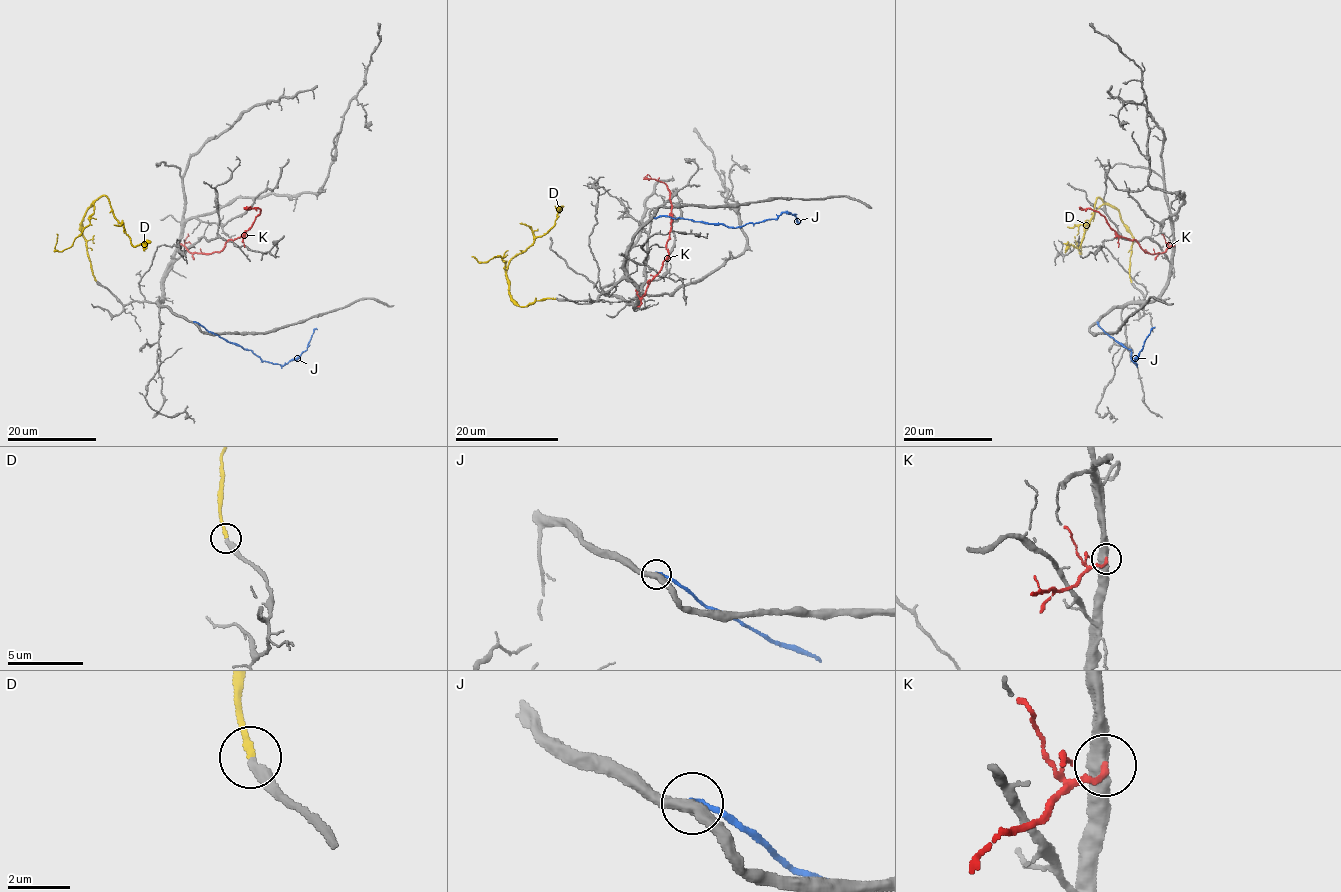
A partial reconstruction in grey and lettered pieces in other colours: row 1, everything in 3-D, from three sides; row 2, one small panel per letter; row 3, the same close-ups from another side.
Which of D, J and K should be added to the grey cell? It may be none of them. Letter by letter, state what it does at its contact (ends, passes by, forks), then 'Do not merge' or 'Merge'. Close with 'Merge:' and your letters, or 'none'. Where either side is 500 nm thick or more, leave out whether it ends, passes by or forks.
D: It ends there. Merge
J: It ends there. Do not merge
K: It ends there. Do not merge
Merge: D

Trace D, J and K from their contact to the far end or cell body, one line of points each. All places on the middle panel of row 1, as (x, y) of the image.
D: (555, 299), (526, 306), (516, 303), (508, 290), (506, 270), (514, 256), (548, 232), (563, 206)
J: (655, 217), (719, 223), (736, 228), (775, 219), (787, 212), (795, 214), (798, 223), (801, 222)
K: (637, 306), (668, 253), (666, 247), (671, 220), (668, 187), (661, 181), (644, 178)

